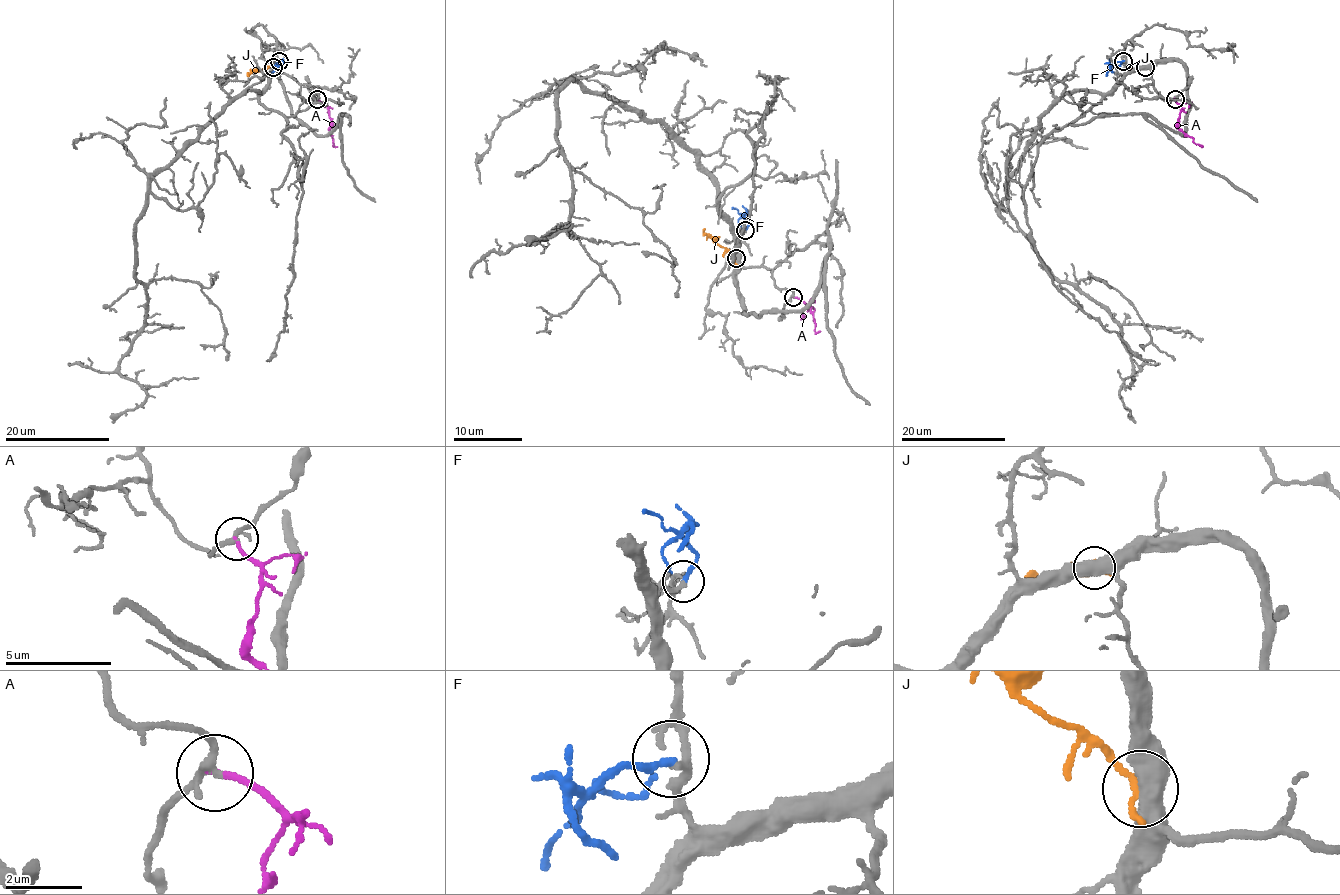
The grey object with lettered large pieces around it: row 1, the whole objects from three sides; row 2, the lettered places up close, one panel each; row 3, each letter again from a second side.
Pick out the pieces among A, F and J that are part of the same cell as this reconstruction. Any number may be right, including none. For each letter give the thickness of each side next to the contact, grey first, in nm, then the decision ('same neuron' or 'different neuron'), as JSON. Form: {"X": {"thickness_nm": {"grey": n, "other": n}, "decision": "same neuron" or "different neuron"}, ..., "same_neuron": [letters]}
{"A": {"thickness_nm": {"grey": 220, "other": 140}, "decision": "same neuron"}, "F": {"thickness_nm": {"grey": 190, "other": 220}, "decision": "different neuron"}, "J": {"thickness_nm": {"grey": 550, "other": 220}, "decision": "different neuron"}, "same_neuron": ["A"]}

